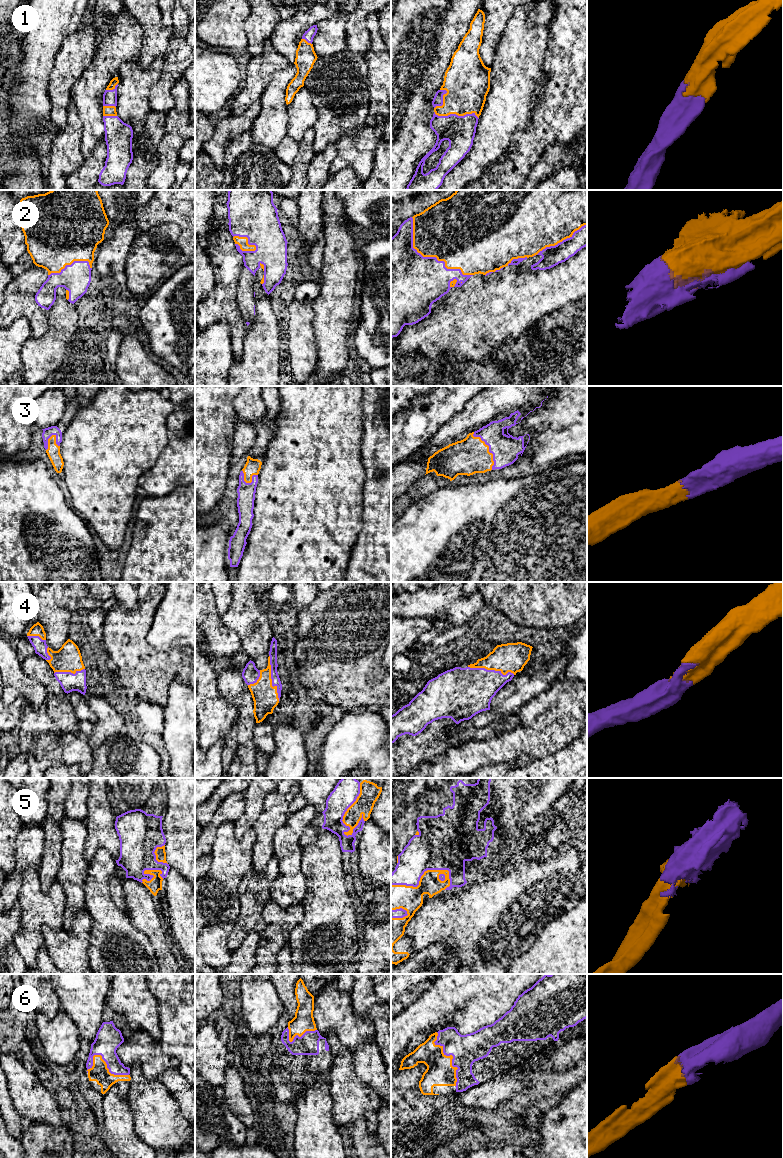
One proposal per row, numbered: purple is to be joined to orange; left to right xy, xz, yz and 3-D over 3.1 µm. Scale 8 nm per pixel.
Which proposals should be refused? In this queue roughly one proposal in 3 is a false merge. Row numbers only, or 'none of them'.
none of them

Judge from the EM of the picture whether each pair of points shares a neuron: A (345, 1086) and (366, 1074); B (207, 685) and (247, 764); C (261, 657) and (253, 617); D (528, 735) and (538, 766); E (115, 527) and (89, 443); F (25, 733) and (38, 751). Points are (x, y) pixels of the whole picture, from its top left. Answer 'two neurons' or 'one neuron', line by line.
A: two neurons
B: two neurons
C: one neuron
D: two neurons
E: one neuron
F: one neuron

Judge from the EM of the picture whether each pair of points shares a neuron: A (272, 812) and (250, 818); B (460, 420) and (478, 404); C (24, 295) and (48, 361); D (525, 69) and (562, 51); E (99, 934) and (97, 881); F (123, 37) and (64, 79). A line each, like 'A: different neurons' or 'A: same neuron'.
A: different neurons
B: same neuron
C: different neurons
D: different neurons
E: same neuron
F: different neurons

